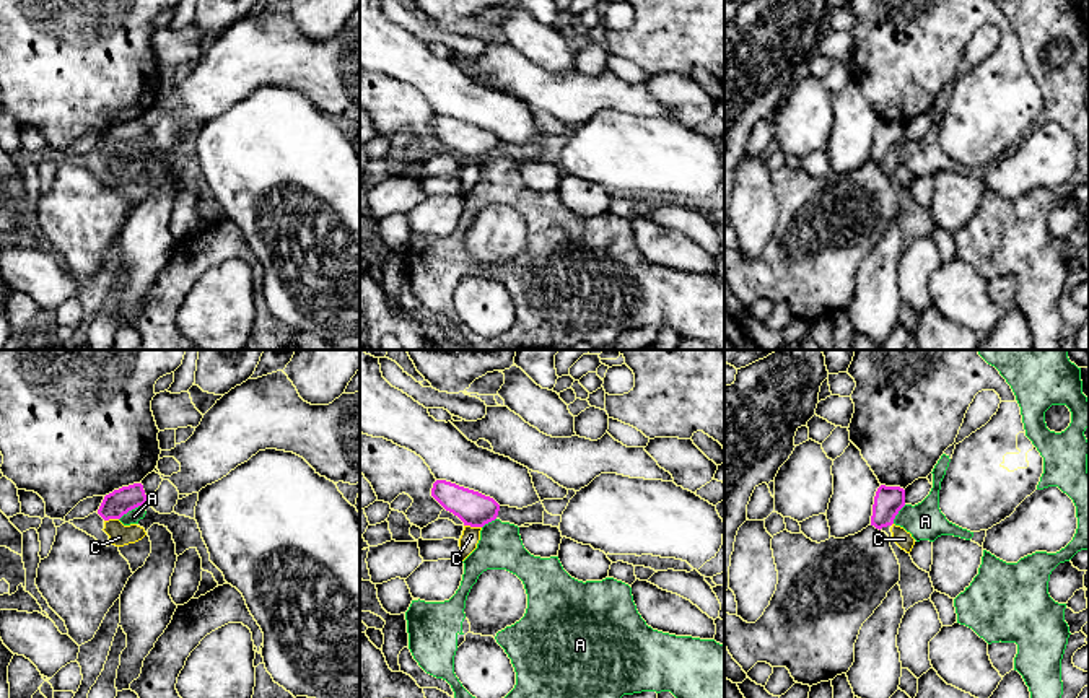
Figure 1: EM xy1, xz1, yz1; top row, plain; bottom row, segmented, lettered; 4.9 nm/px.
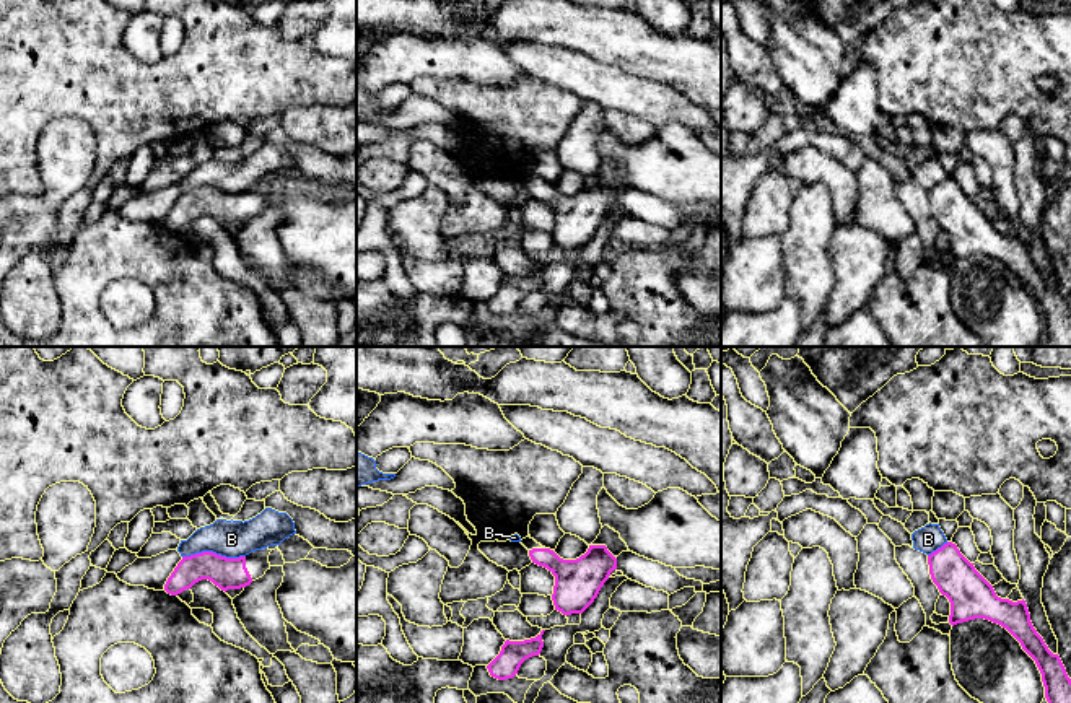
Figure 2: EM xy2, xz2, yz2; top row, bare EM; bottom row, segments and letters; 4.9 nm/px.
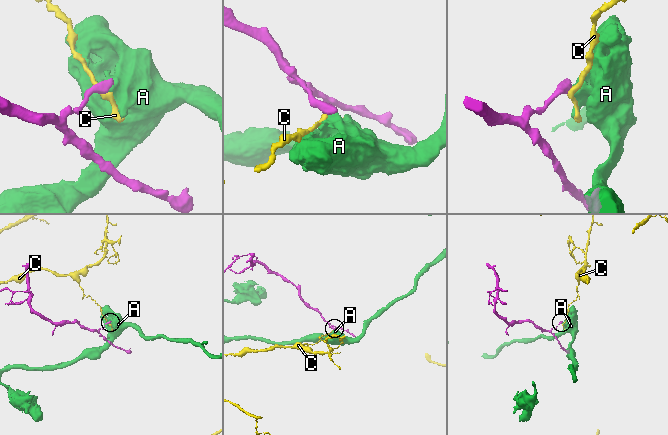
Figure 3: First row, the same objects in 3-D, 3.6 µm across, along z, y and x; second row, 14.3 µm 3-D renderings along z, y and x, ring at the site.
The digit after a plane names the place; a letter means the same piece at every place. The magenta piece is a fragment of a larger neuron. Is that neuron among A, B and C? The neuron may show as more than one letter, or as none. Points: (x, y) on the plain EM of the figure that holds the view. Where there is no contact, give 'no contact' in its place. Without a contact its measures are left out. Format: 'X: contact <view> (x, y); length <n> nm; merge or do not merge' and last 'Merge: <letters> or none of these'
A: contact xy1 (131, 145); length 140 nm; do not merge
B: contact xy2 (214, 189); length 320 nm; do not merge
C: contact xz1 (472, 161); length 90 nm; do not merge
Merge: none of these

